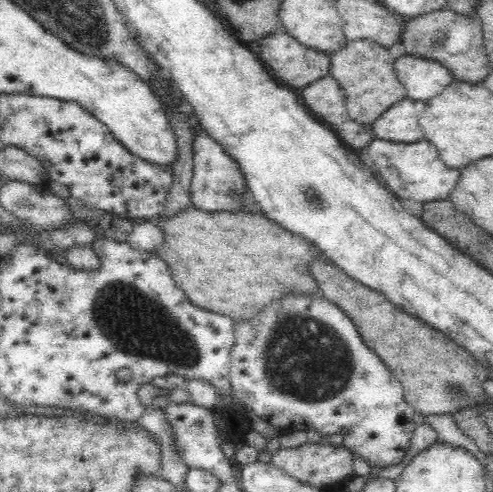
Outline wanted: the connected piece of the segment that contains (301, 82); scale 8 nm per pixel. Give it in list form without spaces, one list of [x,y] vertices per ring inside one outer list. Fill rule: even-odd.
[[[285,31],[268,34],[260,39],[260,60],[279,82],[288,87],[303,88],[329,74],[329,53],[312,50],[300,44]]]

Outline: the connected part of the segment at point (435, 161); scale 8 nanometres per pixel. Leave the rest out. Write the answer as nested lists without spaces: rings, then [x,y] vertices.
[[[375,138],[368,144],[365,157],[382,183],[401,200],[413,198],[427,203],[433,200],[448,199],[460,178],[461,169],[448,168],[440,160],[437,148],[426,139],[413,143],[400,143]]]

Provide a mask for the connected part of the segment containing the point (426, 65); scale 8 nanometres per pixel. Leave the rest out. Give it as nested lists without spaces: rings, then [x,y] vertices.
[[[410,54],[400,56],[394,63],[395,74],[407,90],[407,98],[426,101],[438,96],[455,78],[443,64]]]

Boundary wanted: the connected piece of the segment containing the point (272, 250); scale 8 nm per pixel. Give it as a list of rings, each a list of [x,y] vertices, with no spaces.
[[[193,208],[186,209],[185,211],[180,210],[180,212],[176,212],[176,214],[170,216],[170,218],[167,218],[167,216],[166,218],[158,217],[154,222],[156,222],[158,227],[164,232],[164,244],[160,244],[153,252],[156,253],[158,257],[162,258],[162,260],[166,261],[174,282],[186,293],[186,297],[188,297],[192,304],[198,306],[198,308],[230,317],[234,322],[246,321],[256,317],[256,314],[262,312],[272,300],[280,300],[280,298],[284,298],[284,296],[288,296],[288,294],[316,294],[316,292],[319,291],[318,283],[307,267],[312,258],[322,257],[318,250],[316,250],[316,247],[308,243],[303,237],[292,234],[290,231],[282,228],[277,222],[270,220],[260,211],[204,212]]]

